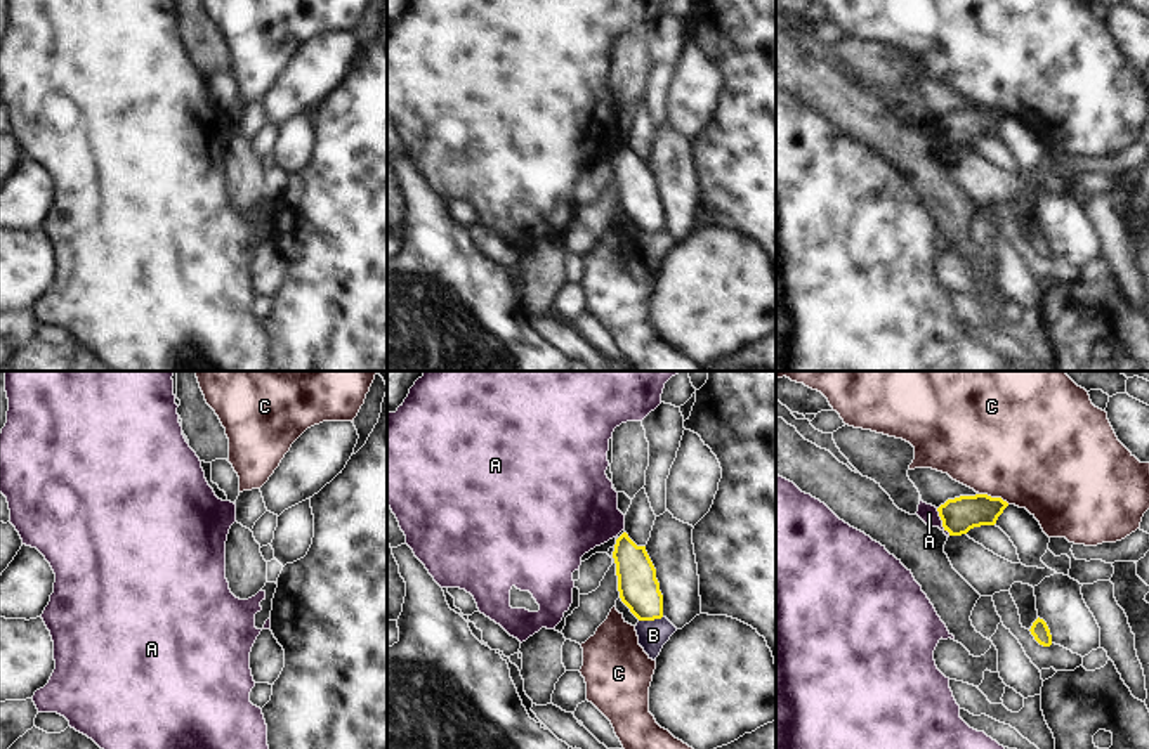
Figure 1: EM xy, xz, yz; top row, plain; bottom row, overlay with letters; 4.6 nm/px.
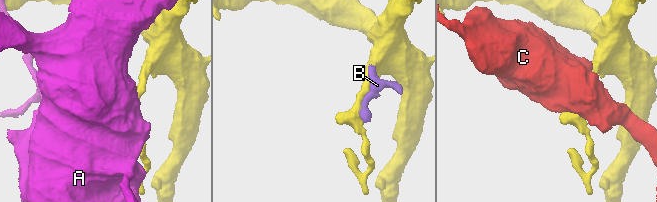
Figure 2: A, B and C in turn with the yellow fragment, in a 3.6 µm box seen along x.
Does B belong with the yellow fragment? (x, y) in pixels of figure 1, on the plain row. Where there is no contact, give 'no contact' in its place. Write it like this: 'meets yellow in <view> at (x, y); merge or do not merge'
meets yellow in xz at (650, 231); do not merge

